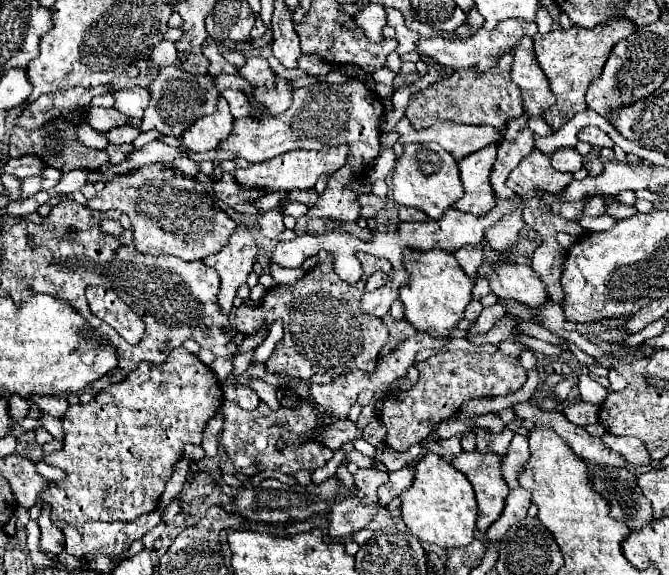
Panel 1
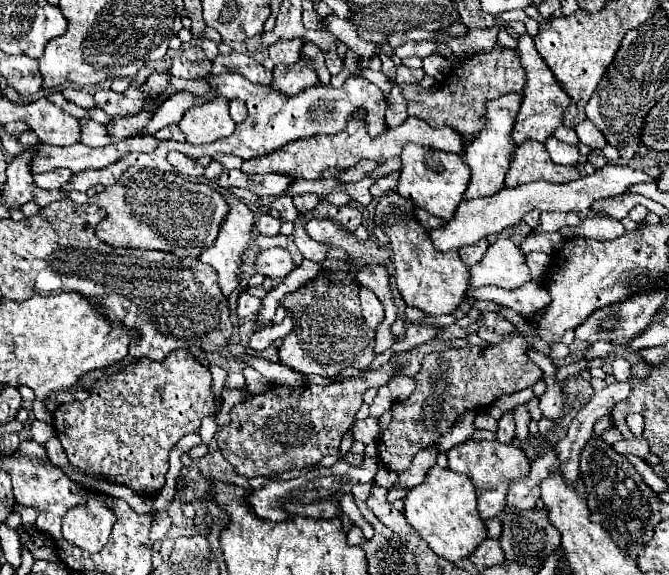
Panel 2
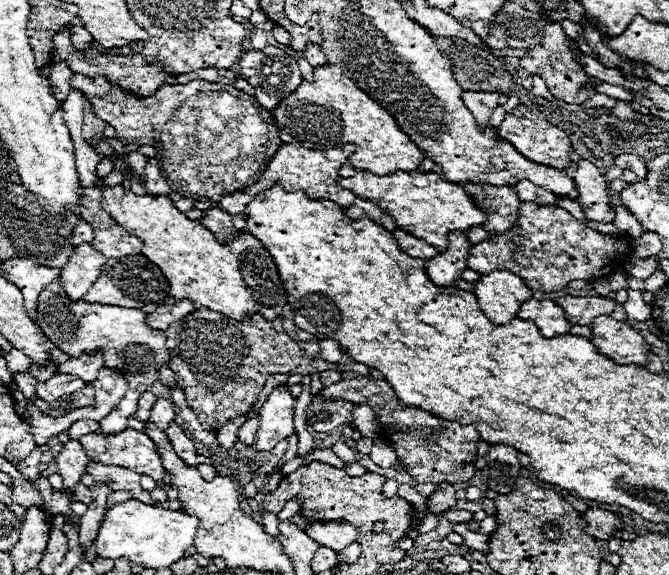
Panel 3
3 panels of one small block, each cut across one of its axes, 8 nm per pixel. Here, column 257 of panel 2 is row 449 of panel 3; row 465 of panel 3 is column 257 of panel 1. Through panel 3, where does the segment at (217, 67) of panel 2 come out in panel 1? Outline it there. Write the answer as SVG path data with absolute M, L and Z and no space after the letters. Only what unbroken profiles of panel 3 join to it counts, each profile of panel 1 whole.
M250 56L246 58L246 64L242 68L238 68L238 74L244 76L254 88L258 86L274 86L274 72L270 68L270 64L260 58L260 56Z

